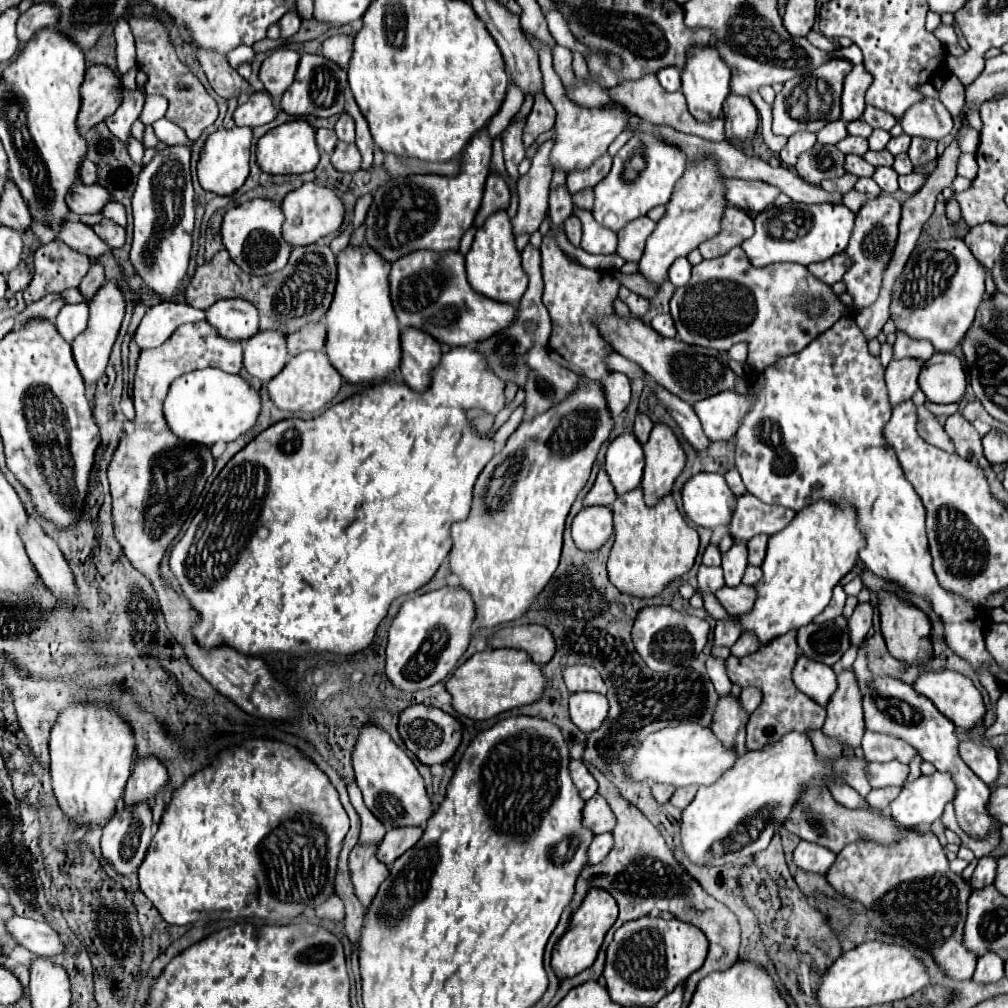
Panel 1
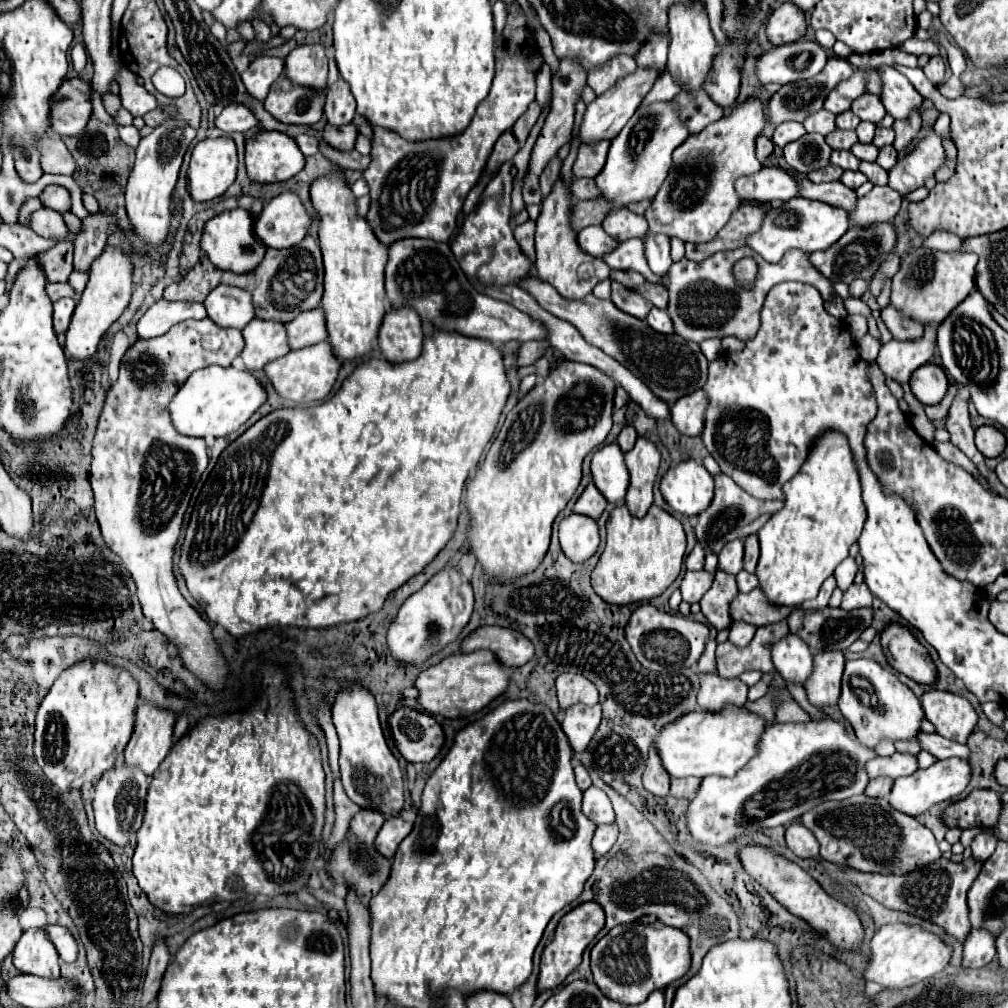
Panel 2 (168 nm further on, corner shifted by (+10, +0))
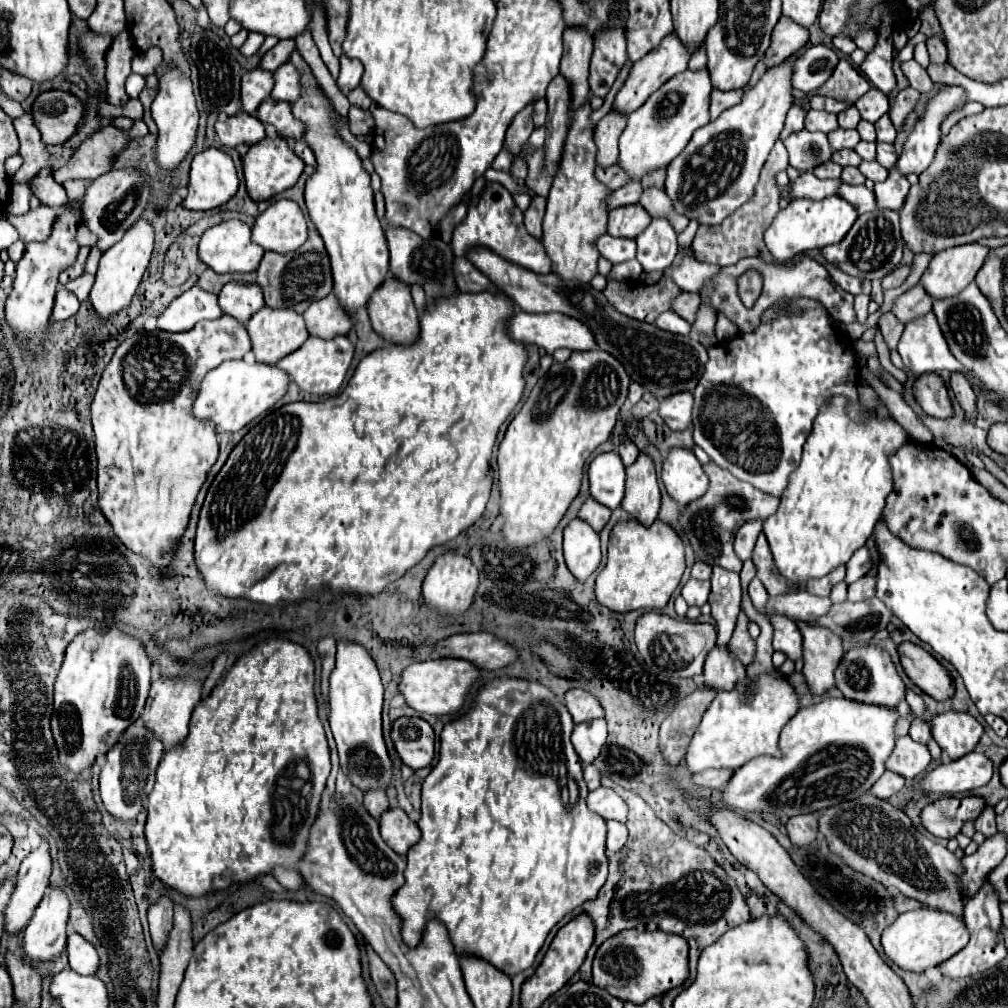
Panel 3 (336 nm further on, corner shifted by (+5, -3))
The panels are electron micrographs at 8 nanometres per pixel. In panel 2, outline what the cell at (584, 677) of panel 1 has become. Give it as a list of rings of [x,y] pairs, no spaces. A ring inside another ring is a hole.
[[[562,673],[556,679],[558,689],[558,701],[560,709],[566,711],[568,707],[582,703],[582,705],[596,705],[598,703],[598,689],[588,681],[586,677],[580,677],[576,673]]]

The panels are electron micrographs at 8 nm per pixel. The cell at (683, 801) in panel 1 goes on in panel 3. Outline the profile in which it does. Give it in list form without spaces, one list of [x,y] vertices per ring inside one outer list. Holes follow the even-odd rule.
[[[709,770],[709,772],[699,772],[693,776],[693,784],[699,788],[711,788],[711,790],[719,790],[725,786],[725,780],[729,780],[733,772],[717,772],[717,770]]]

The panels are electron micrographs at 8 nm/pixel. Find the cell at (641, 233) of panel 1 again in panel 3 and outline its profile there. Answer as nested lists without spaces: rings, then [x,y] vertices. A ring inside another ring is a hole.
[[[631,204],[609,212],[607,232],[621,238],[637,238],[651,224],[651,216],[641,204]]]

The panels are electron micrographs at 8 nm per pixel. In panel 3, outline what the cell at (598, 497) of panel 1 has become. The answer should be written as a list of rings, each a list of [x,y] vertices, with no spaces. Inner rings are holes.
[[[587,498],[579,510],[579,518],[585,520],[587,524],[591,524],[597,532],[601,532],[601,528],[607,524],[611,516],[611,510],[603,504],[599,504],[595,498]]]

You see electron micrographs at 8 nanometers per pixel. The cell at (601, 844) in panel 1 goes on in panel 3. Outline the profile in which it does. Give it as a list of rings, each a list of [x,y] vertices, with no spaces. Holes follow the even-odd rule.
[[[609,820],[607,822],[607,856],[613,856],[619,852],[627,842],[627,828],[621,822]]]

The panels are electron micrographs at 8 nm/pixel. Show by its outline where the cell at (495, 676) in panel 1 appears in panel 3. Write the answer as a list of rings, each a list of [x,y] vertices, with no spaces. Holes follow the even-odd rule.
[[[439,658],[439,660],[427,660],[419,664],[411,664],[403,676],[399,690],[405,696],[407,704],[419,712],[419,714],[455,714],[465,704],[465,698],[469,694],[469,688],[479,678],[479,670],[469,660],[457,660],[457,658]]]

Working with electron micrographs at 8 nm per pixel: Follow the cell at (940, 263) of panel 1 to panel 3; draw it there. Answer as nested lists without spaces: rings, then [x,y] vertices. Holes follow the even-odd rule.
[[[979,244],[953,246],[943,252],[937,252],[921,276],[921,286],[933,300],[953,298],[963,292],[981,268],[989,248]]]

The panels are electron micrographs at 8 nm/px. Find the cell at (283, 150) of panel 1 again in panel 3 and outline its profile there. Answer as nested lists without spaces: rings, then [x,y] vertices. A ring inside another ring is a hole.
[[[267,136],[257,144],[251,144],[249,152],[243,156],[243,174],[245,174],[247,192],[257,202],[269,200],[271,196],[291,188],[303,174],[303,168],[305,168],[305,162],[293,152],[291,144],[281,136],[275,136],[275,138]]]

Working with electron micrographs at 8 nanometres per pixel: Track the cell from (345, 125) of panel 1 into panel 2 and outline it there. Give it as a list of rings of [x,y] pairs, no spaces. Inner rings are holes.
[[[340,77],[334,85],[328,87],[324,115],[326,115],[328,123],[344,125],[344,123],[352,121],[354,113],[356,113],[356,101],[354,101],[348,85],[344,85],[344,79]]]

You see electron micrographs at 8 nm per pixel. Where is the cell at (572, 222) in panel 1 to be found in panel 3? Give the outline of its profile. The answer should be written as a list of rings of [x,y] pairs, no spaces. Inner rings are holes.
[[[627,182],[625,186],[621,186],[619,190],[611,192],[609,198],[605,200],[607,204],[607,210],[615,210],[619,206],[629,206],[629,204],[637,204],[639,198],[641,198],[641,184],[639,182]]]

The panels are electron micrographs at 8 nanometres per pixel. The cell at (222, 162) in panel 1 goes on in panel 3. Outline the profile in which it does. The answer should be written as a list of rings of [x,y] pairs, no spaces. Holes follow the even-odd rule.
[[[207,148],[195,154],[191,162],[189,194],[183,206],[189,210],[211,210],[225,204],[239,188],[233,158],[219,150]]]

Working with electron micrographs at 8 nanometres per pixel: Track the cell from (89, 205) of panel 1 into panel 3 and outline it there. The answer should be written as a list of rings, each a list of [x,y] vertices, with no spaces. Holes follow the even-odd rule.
[[[51,170],[39,172],[39,176],[33,178],[33,194],[41,200],[41,204],[45,204],[49,208],[63,208],[69,202],[67,192],[61,184],[53,182],[49,172]]]

